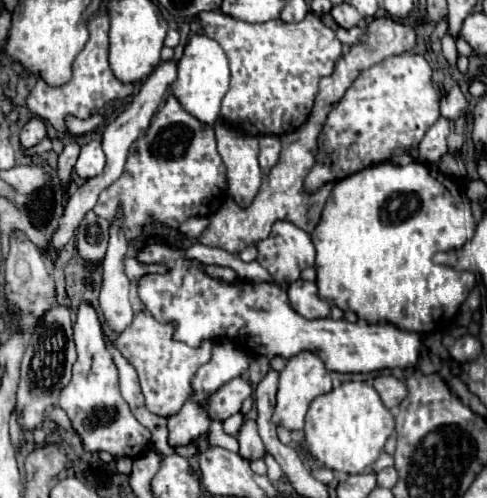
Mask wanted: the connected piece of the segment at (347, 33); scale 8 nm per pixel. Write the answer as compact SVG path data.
M355 26L355 28L349 28L349 30L345 30L345 28L337 28L337 30L335 30L335 34L337 34L337 38L339 38L343 44L347 44L347 46L353 46L355 42L359 42L359 38L361 38L363 30L361 30L359 26Z

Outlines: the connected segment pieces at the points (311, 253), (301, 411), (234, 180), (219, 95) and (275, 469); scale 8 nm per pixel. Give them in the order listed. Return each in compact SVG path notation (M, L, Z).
M285 220L273 224L269 238L257 242L257 250L257 262L283 290L299 278L301 270L315 264L315 246L309 234Z
M299 352L291 360L287 360L285 370L279 374L279 390L277 390L277 404L273 410L273 422L287 430L301 430L311 400L321 394L327 394L329 390L331 390L331 376L321 358L315 356L313 352Z
M223 122L215 124L215 136L217 150L227 168L227 192L241 208L247 208L261 184L257 138L237 136Z
M193 36L177 64L177 80L173 82L171 88L175 98L191 116L201 120L203 124L213 126L219 120L221 100L229 90L229 60L223 48L207 36Z
M265 454L264 461L267 466L267 476L271 481L276 481L283 477L282 468L270 454Z

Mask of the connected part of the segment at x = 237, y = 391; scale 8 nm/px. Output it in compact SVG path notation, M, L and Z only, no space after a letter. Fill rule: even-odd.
M235 378L233 382L227 382L217 394L209 398L209 416L213 420L227 420L231 414L241 410L241 404L245 398L249 398L253 388L243 378Z

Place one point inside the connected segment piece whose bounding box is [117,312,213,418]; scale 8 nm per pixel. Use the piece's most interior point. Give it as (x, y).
(165, 367)

